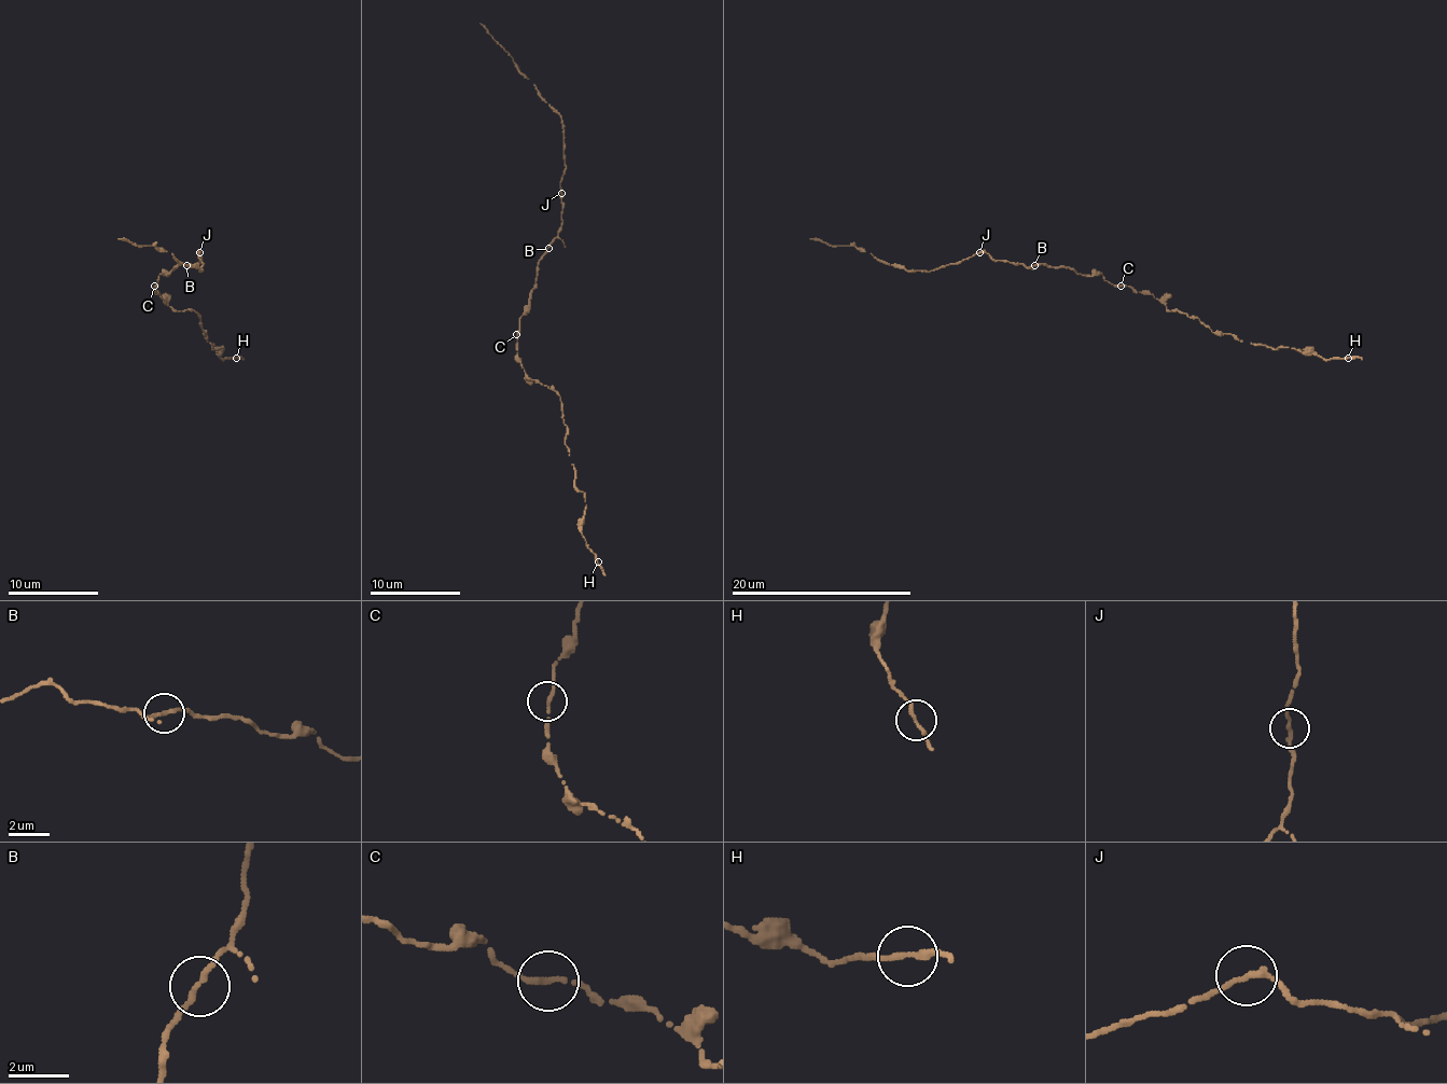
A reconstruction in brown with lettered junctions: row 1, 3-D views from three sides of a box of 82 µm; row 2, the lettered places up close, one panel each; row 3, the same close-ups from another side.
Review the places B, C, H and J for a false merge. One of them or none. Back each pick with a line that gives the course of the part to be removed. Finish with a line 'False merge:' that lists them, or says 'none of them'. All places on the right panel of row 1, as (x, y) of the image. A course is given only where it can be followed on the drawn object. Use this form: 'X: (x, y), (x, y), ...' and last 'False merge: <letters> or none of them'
False merge: none of them

